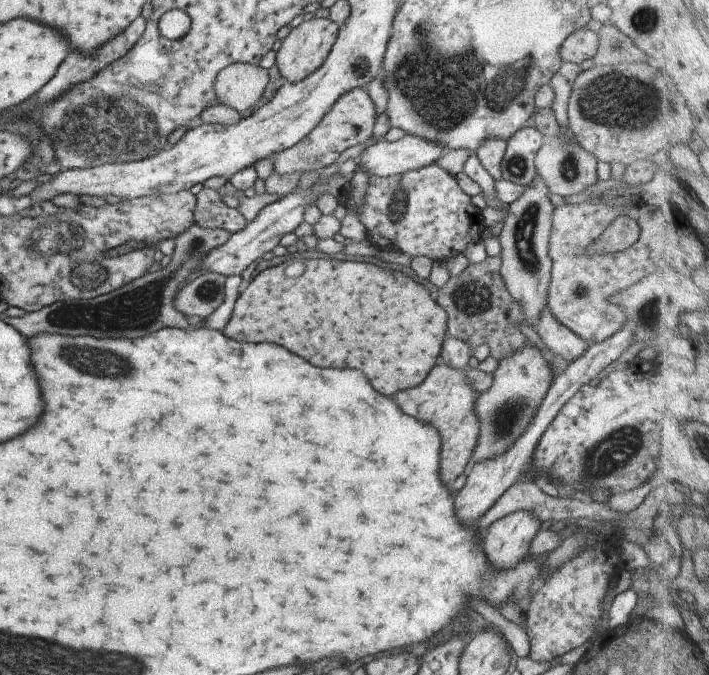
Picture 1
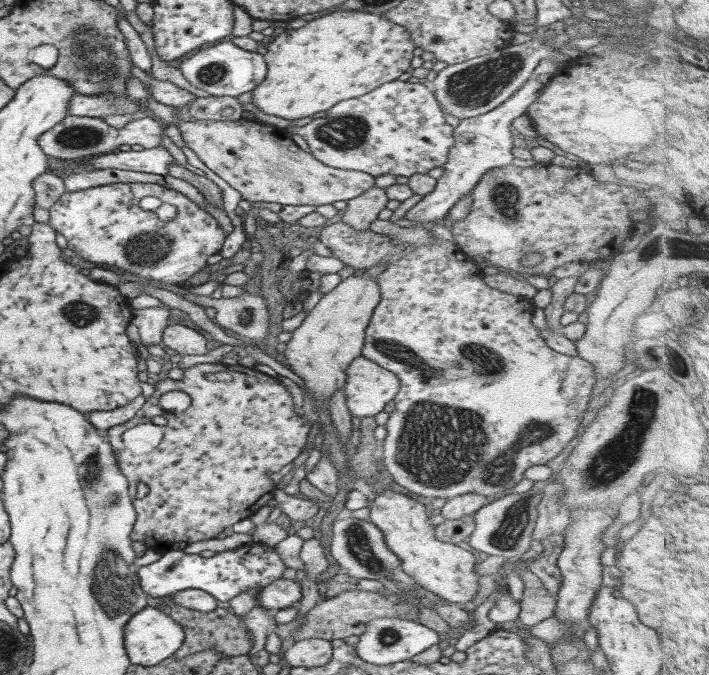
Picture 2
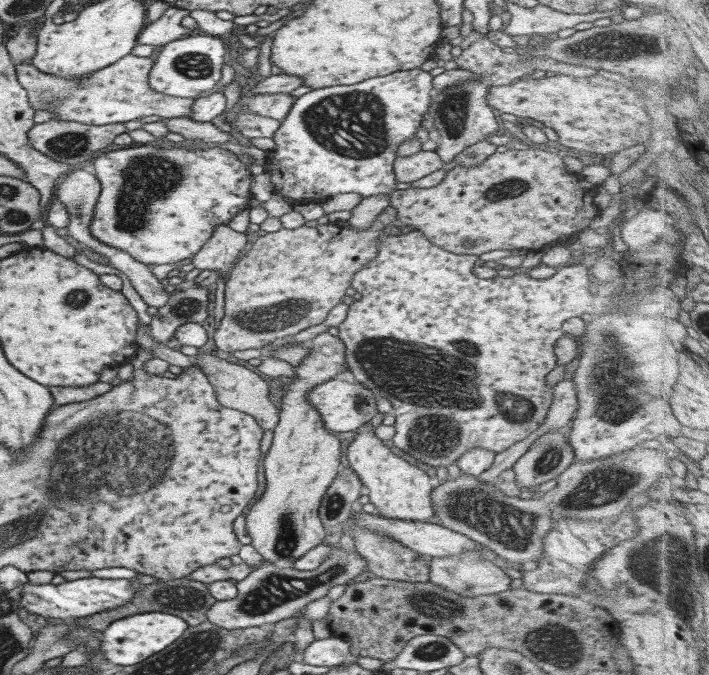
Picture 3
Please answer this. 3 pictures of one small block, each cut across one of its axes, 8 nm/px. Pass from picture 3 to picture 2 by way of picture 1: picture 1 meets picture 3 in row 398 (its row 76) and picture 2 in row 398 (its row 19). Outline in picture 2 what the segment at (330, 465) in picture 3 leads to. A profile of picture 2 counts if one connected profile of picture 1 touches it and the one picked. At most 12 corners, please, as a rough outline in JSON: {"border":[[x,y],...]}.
{"border":[[350,275],[285,342],[287,368],[328,403],[360,355],[375,277]]}

